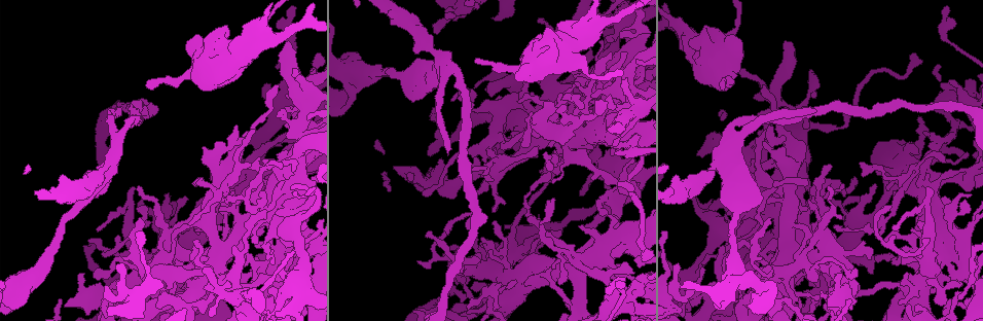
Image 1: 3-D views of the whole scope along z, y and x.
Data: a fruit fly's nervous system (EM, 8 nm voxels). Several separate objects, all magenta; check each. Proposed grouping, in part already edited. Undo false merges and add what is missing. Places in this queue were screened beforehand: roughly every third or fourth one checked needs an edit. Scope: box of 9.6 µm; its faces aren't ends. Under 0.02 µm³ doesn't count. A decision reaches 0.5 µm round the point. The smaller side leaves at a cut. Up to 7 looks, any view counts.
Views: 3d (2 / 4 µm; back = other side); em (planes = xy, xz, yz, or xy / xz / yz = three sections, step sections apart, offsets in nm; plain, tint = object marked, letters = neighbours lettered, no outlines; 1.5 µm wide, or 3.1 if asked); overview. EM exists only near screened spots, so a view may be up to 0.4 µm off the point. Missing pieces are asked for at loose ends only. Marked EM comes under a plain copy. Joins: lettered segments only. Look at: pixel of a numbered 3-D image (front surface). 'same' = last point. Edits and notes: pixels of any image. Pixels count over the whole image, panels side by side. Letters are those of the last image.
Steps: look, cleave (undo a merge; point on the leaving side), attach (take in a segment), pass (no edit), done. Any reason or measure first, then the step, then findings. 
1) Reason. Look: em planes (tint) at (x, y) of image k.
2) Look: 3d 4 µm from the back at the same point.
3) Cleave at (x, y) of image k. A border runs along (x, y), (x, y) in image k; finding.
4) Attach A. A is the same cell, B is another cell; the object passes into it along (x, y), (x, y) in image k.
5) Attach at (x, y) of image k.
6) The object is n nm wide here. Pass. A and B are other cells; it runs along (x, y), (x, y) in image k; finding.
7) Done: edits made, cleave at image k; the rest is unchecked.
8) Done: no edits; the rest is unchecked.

Four or more arms meet. Look: em xy step 4 (tint) at (440, 61) of image 1.

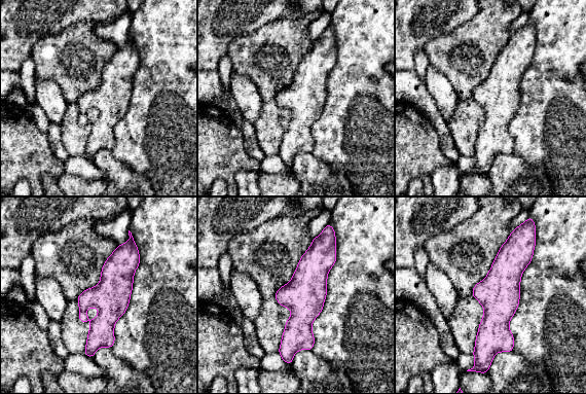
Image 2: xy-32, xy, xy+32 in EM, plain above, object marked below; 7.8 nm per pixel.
Look: em planes (letters) at the same point.

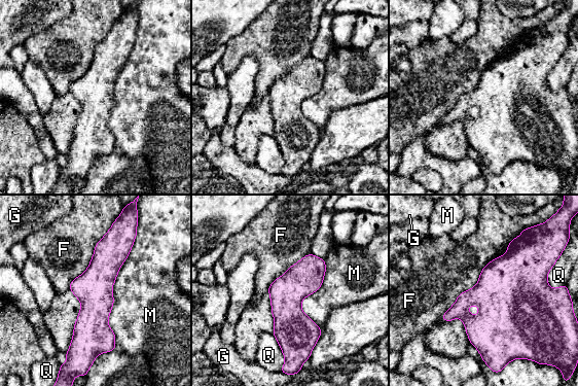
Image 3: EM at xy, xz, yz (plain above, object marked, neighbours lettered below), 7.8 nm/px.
The object is 260 nm wide here. Pass. F, G, M and Q are other cells; a border runs along (136, 237), (112, 286), (114, 348) in image 3; continuous, no second cell.

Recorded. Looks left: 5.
Abrupt turn. Look: em yz step 8 (tint) at (304, 131) of image 1.

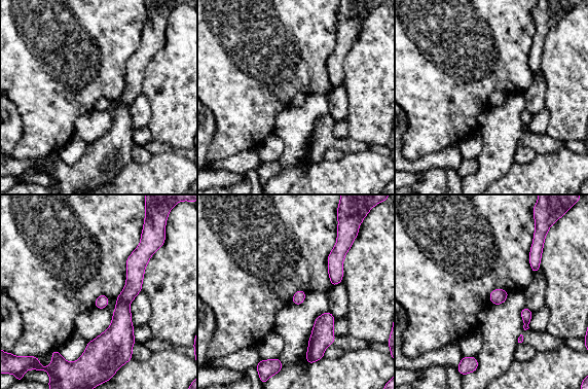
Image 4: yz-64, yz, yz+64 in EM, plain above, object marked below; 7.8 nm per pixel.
Look: em planes (letters) at the same point.

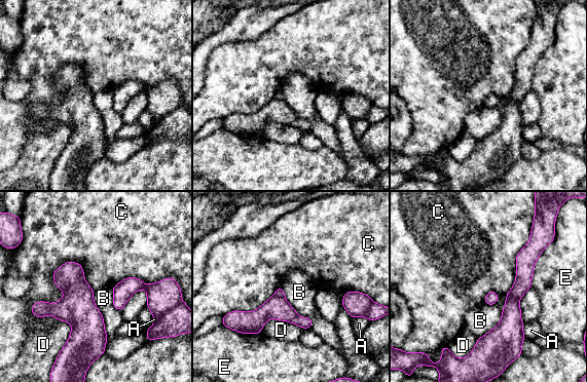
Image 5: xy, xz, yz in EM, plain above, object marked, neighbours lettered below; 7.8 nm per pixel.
Pass. A, B, C, D and E are other cells; all the same cell.

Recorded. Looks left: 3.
Look: em yz step 4 (tint) at (128, 215) of image 1.

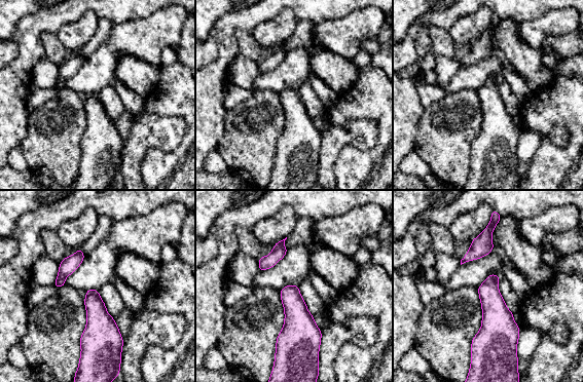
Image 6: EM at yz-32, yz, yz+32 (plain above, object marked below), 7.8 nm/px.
See the neighbours. Look: em yz step 4 (letters) at the same point.

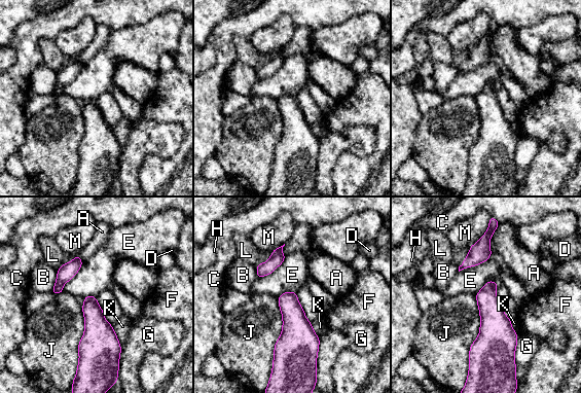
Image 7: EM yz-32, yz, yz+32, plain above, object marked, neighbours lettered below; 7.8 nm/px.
Pass. A, B, C, D, E, F, G, H, J, K, L and M are other cells; a border runs along (476, 295), (479, 334), (468, 371) in image 7; continuous, no second cell.

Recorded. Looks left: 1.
Done: no edits; the rest is unchecked.

